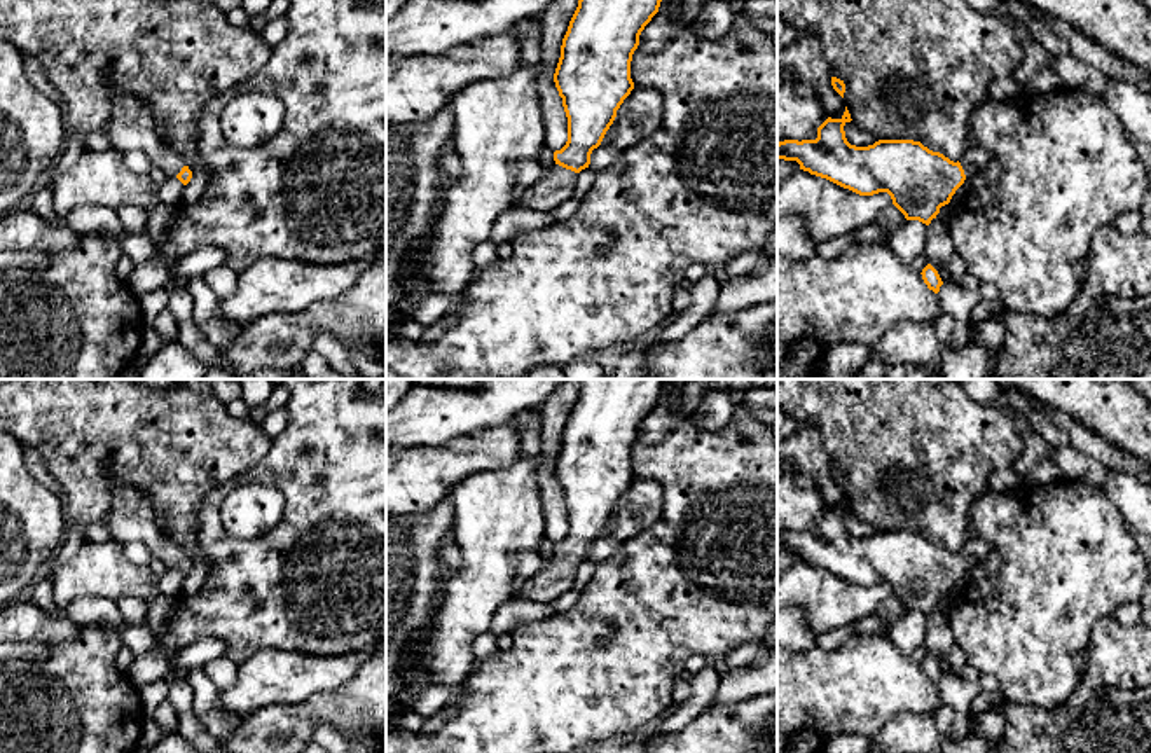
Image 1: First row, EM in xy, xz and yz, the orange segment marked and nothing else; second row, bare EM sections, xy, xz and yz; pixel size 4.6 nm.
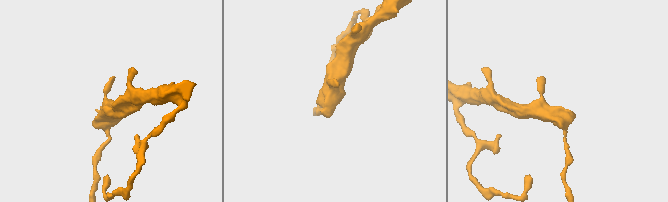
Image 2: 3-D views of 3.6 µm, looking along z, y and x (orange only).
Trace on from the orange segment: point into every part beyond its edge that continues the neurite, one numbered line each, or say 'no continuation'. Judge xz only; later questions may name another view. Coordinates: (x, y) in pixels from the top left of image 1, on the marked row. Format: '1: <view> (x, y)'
1: xz (556, 186)

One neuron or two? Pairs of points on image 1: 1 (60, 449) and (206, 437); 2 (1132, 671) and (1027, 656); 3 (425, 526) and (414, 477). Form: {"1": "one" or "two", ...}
{"1": "one", "2": "two", "3": "two"}

